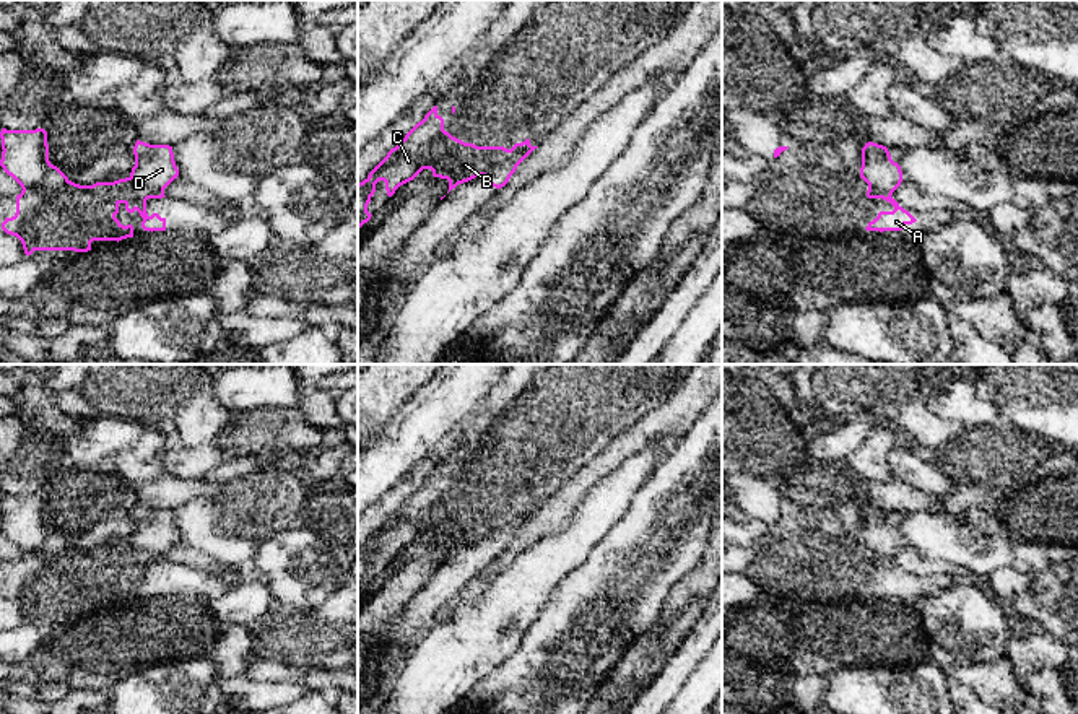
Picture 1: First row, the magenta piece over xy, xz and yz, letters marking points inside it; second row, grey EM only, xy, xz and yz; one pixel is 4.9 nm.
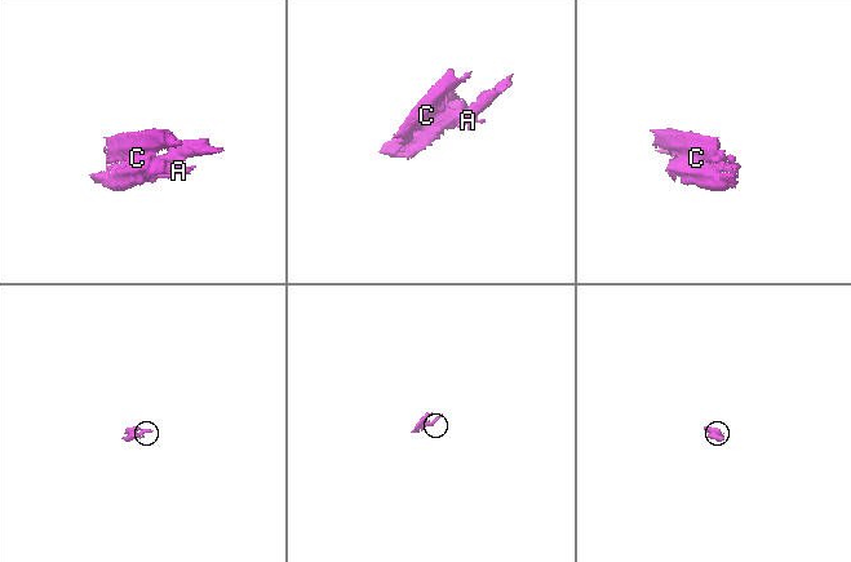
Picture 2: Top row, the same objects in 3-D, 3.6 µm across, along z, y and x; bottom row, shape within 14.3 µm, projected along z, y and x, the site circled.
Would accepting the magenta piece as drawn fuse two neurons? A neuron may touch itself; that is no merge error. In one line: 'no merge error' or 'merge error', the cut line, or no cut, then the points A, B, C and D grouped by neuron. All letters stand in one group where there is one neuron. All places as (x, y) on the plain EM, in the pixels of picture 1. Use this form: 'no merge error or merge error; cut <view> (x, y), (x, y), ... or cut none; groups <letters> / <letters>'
merge error; cut xz (530, 509), (493, 529), (483, 539); groups A B C / D

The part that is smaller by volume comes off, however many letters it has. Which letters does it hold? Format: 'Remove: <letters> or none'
Remove: D

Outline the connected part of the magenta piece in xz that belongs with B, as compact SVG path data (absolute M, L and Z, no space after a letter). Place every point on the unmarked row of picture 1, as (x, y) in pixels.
M434 470L424 483L387 517L387 520L369 537L369 540L358 548L358 592L367 587L372 581L367 576L367 569L379 545L385 546L387 559L392 561L400 550L413 545L423 533L431 533L434 542L449 545L450 556L459 548L485 540L491 530L501 529L511 524L515 517L528 512L528 503L522 507L515 507L511 514L504 511L476 511L473 507L465 507L444 494L444 483L437 478L437 470Z

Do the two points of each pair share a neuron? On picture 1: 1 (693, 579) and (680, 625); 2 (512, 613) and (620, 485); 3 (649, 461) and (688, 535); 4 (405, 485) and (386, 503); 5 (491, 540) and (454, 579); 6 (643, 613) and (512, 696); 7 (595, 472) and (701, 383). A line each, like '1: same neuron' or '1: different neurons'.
1: same neuron
2: same neuron
3: different neurons
4: same neuron
5: same neuron
6: same neuron
7: same neuron

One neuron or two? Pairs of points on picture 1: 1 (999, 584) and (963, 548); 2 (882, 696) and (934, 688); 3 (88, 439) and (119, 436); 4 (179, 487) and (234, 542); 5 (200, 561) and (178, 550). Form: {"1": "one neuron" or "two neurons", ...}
{"1": "two neurons", "2": "one neuron", "3": "one neuron", "4": "two neurons", "5": "one neuron"}

